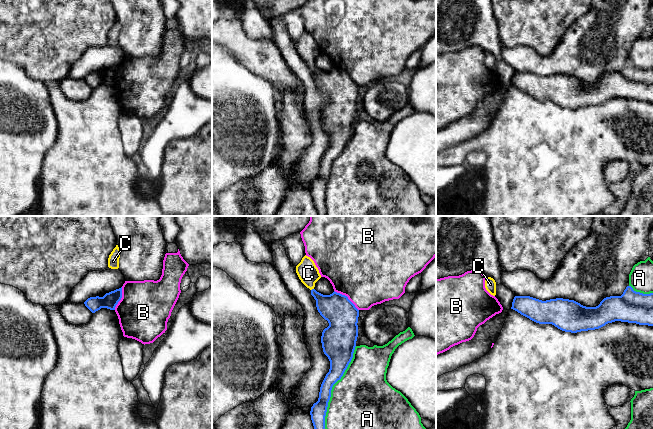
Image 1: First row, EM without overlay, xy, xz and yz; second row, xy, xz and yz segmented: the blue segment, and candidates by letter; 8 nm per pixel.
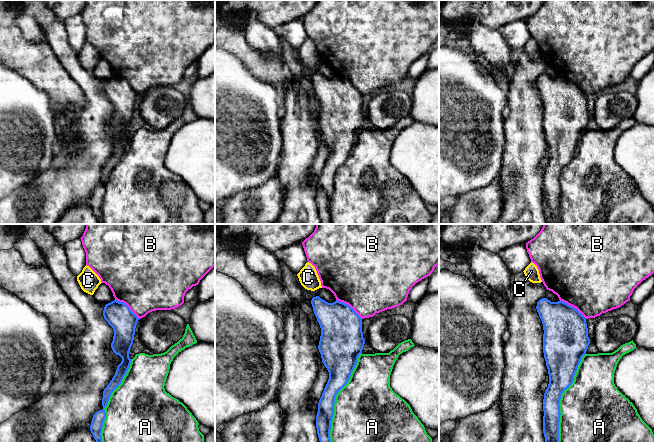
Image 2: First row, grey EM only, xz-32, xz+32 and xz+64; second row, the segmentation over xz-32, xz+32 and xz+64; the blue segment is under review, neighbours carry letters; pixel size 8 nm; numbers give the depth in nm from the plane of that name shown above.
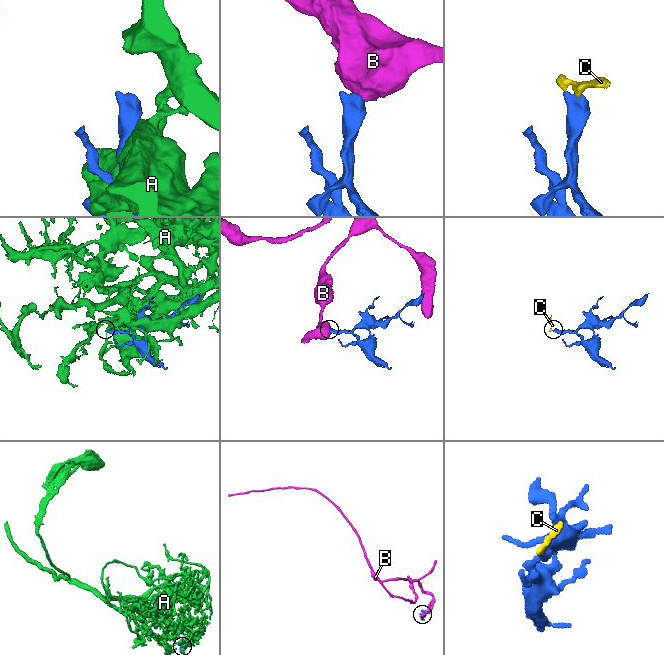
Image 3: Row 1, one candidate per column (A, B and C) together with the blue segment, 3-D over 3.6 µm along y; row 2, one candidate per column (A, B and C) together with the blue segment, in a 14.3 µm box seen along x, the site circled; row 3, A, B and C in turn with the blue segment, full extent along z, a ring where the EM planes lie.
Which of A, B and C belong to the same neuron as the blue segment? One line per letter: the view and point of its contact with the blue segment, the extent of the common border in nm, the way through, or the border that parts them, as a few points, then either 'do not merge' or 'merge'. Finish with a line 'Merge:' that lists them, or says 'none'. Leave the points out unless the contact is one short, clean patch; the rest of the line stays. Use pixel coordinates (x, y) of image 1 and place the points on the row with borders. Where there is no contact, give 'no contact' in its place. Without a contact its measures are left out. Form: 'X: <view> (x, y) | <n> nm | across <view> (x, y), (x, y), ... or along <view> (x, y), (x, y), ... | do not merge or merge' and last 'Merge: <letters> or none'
A: xz (332, 386) | 700 nm | do not merge
B: xz (347, 297) | 260 nm | along xz (334, 290), (344, 294), (358, 310) | do not merge
C: xz (312, 289) | 30 nm | across xz (336, 308), (328, 306), (312, 289), (308, 273) | merge
Merge: C

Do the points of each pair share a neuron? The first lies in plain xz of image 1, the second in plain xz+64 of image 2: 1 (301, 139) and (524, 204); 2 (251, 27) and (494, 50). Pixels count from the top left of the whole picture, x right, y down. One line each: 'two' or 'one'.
1: one
2: one

